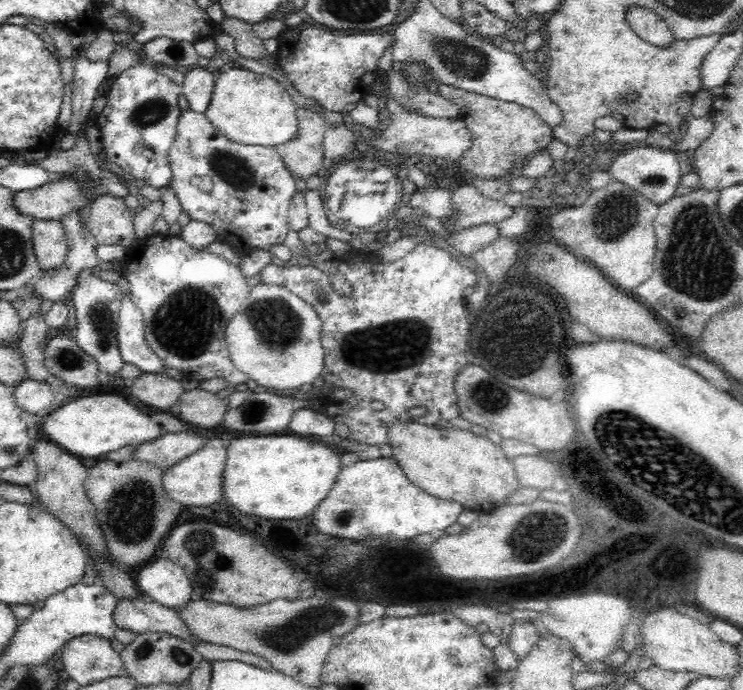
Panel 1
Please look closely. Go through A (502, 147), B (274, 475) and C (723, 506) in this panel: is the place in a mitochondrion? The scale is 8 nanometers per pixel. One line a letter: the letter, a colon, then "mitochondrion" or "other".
A: other
B: other
C: mitochondrion

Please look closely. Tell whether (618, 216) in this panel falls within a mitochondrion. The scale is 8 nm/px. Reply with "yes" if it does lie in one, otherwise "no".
yes

